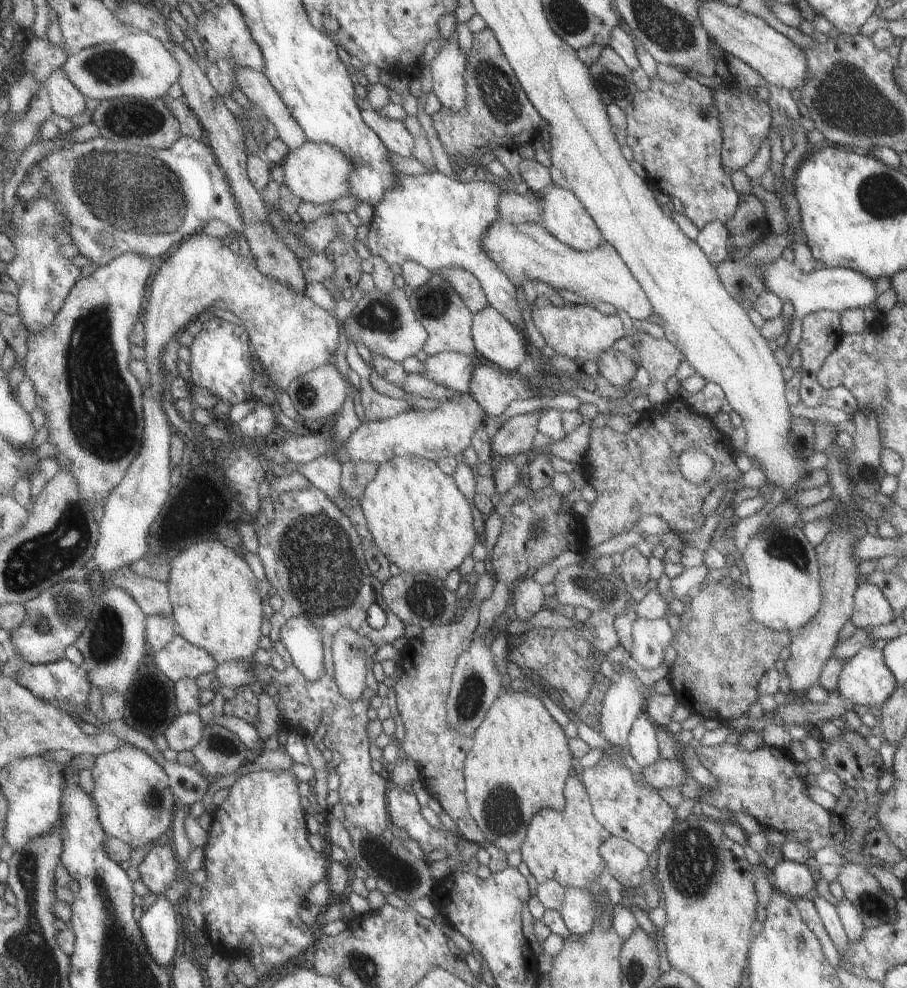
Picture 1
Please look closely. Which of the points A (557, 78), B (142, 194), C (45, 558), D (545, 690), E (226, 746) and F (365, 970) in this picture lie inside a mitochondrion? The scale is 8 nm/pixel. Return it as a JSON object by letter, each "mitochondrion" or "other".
{"A":"other","B":"mitochondrion","C":"mitochondrion","D":"other","E":"mitochondrion","F":"mitochondrion"}

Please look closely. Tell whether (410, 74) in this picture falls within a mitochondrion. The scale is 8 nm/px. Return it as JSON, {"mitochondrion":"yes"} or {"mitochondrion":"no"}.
{"mitochondrion":"no"}

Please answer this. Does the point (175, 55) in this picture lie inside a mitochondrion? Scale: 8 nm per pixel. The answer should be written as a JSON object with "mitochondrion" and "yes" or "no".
{"mitochondrion":"no"}

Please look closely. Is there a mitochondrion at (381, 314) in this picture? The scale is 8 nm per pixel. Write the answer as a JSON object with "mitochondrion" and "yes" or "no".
{"mitochondrion":"yes"}

